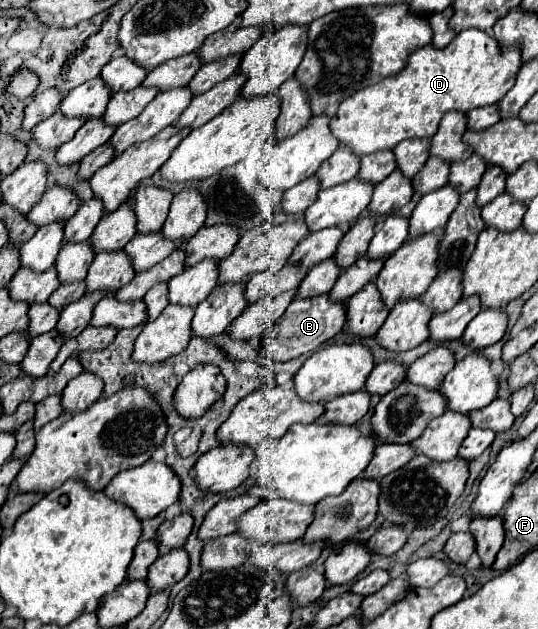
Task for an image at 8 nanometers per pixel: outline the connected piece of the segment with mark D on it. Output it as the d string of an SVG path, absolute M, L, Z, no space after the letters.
M464 29L444 49L424 45L422 49L412 51L408 55L406 67L398 75L386 77L376 85L368 85L366 89L360 89L358 93L342 101L338 113L332 117L330 129L342 143L346 143L360 157L376 153L380 149L392 149L404 139L414 139L414 137L430 139L438 131L438 123L446 111L458 109L468 113L476 107L498 103L502 95L506 95L508 89L514 85L520 67L522 67L522 55L518 45L502 49L502 45L492 35L480 29Z

